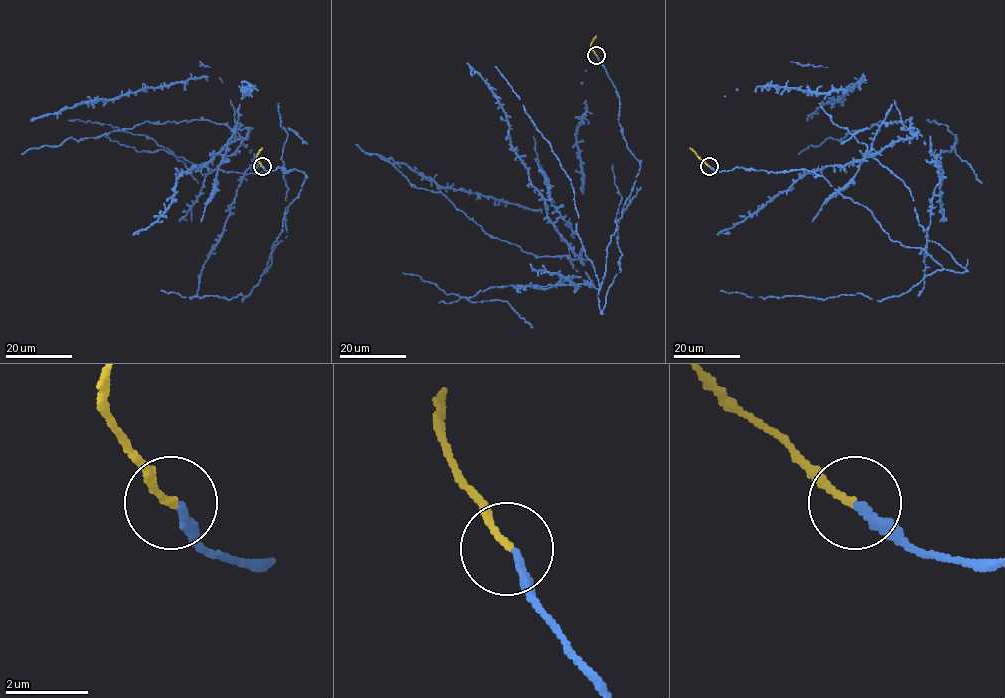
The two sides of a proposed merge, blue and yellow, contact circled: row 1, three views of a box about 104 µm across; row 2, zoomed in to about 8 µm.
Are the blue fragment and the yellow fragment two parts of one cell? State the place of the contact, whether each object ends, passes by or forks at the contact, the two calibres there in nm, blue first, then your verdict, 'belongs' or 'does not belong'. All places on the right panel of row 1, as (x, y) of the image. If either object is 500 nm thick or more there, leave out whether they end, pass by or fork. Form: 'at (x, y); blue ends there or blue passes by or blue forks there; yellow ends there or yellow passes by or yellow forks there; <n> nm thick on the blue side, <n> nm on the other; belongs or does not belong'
at (709, 166); blue ends there; yellow ends there; 200 nm thick on the blue side, 160 nm on the other; belongs

